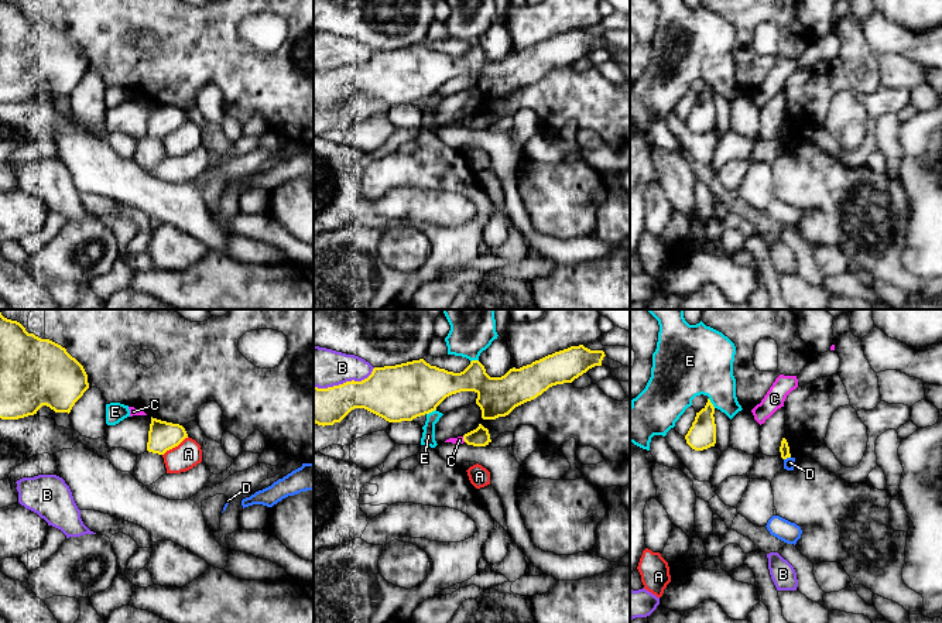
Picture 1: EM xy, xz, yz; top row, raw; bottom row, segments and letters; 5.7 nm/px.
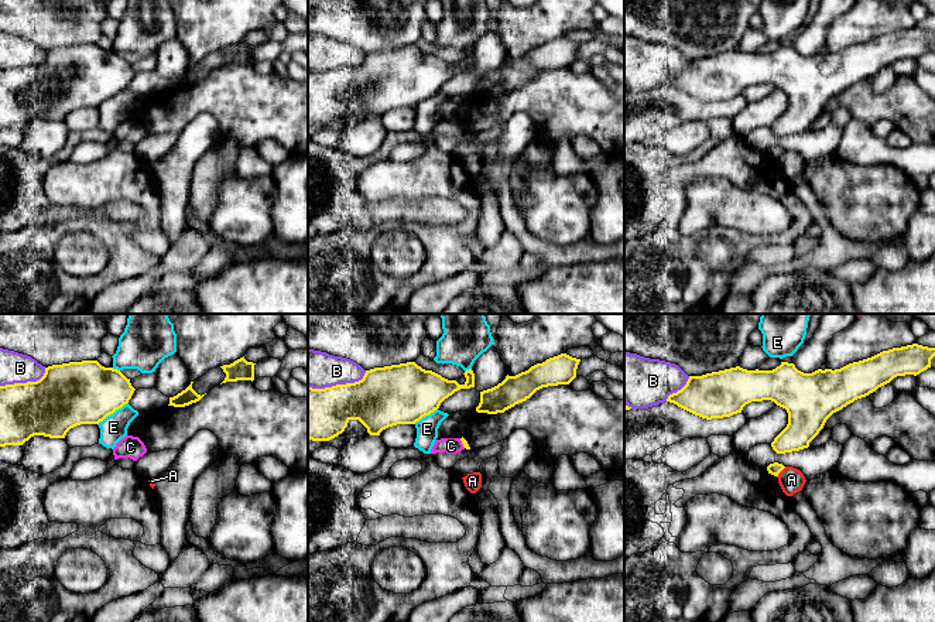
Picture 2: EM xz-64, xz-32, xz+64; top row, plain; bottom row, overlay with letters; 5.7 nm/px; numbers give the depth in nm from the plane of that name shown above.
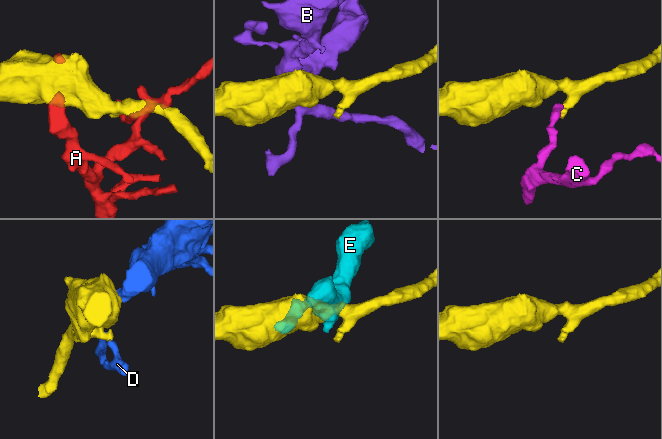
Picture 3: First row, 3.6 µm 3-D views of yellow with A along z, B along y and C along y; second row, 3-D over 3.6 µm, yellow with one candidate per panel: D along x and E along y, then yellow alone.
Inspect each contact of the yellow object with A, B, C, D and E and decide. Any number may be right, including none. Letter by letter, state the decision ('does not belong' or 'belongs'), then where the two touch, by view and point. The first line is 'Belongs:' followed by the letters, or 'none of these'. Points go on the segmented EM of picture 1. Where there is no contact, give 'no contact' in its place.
Belongs: none of these
A: does not belong; meets yellow in xy at (175, 445)
B: does not belong; meets yellow in xz at (346, 382)
C: does not belong; meets yellow in xz at (463, 440)
D: does not belong; meets yellow in yz at (787, 457)
E: does not belong; meets yellow in xz at (431, 411)

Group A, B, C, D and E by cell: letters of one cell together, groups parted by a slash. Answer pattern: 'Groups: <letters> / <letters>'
Groups: A / B / C / D / E

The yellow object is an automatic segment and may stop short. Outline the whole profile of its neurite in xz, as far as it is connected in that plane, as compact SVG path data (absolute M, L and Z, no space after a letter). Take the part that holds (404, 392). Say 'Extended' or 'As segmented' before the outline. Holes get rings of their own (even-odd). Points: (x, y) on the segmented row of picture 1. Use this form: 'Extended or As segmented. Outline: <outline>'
As segmented. Outline: M571 346L520 369L513 367L501 377L490 377L479 360L472 360L460 373L431 366L424 359L374 367L362 381L328 388L314 386L314 422L333 425L354 408L364 408L388 422L412 421L460 391L475 391L482 418L496 420L549 387L572 383L589 369L602 366L604 356L603 350Z

